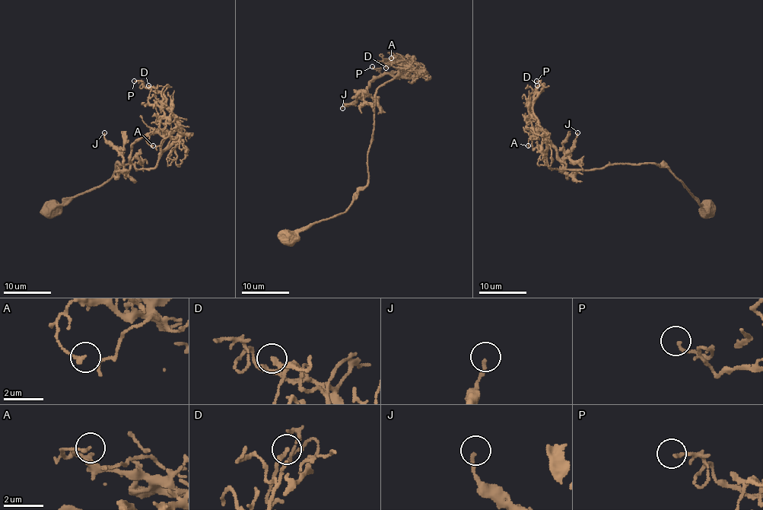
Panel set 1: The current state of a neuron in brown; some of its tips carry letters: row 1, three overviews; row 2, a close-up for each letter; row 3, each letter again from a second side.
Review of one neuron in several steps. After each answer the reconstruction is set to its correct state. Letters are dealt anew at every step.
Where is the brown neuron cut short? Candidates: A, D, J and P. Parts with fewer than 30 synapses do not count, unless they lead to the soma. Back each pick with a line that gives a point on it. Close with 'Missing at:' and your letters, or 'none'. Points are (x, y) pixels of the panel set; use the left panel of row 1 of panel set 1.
Missing at: none

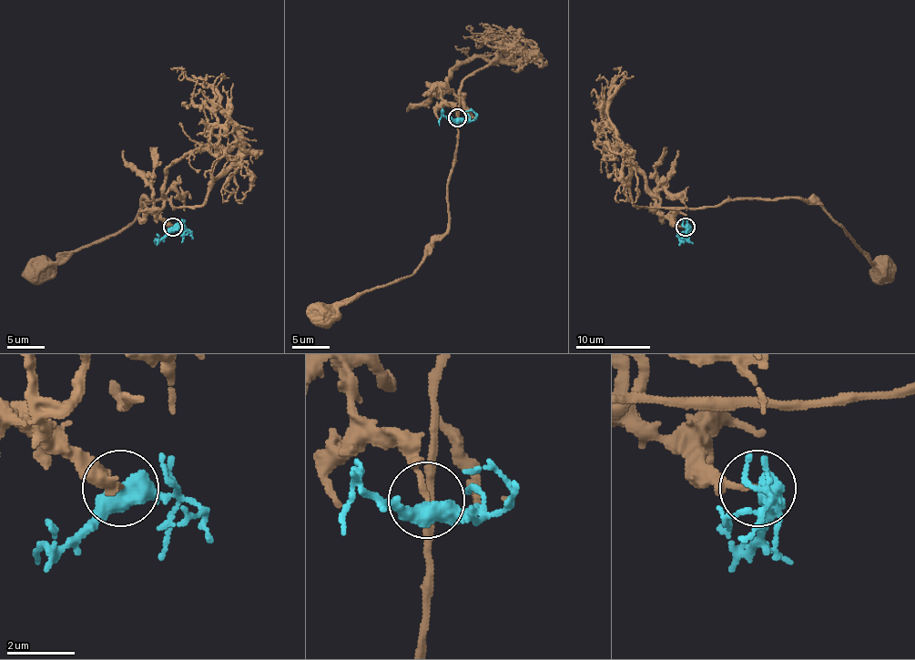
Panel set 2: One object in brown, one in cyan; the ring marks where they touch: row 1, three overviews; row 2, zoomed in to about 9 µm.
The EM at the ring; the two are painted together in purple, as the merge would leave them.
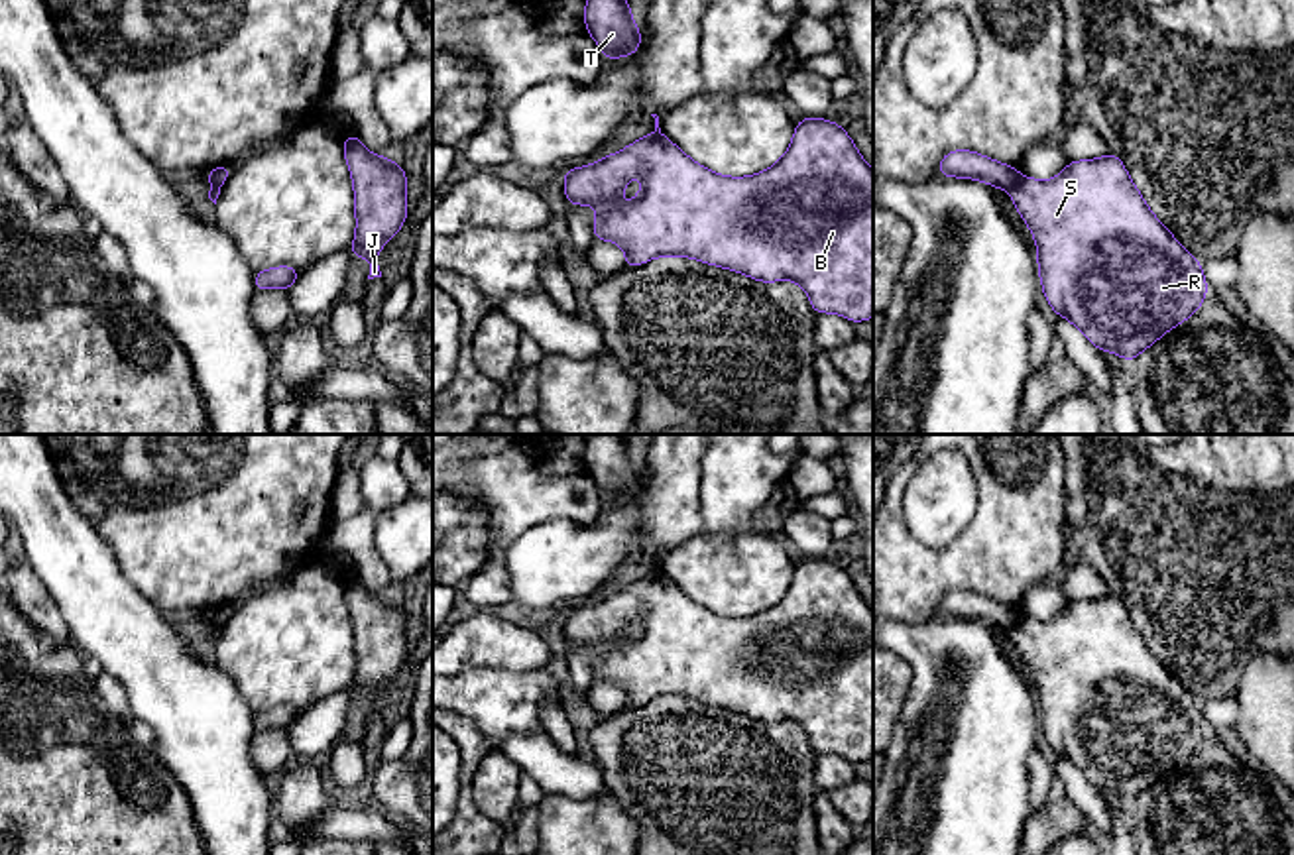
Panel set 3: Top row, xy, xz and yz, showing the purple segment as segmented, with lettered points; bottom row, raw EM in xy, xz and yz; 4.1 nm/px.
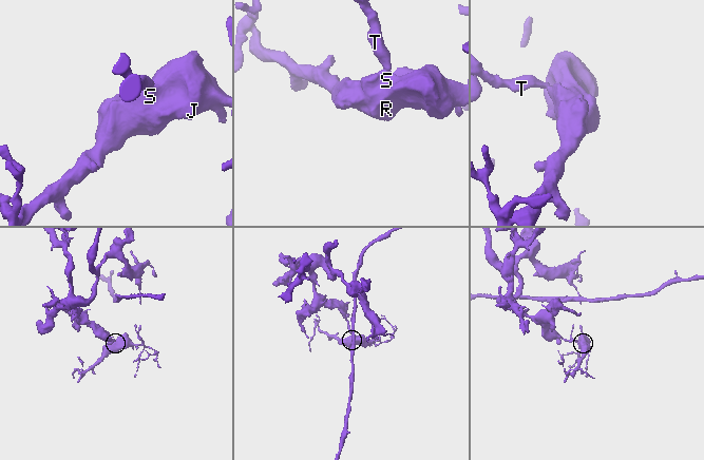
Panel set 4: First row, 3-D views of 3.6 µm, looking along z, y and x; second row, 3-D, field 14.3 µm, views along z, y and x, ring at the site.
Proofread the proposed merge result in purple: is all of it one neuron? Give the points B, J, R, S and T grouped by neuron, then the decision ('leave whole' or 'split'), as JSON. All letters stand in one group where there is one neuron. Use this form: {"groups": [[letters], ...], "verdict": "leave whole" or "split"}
{"groups": [["B", "J", "R", "S"], ["T"]], "verdict": "split"}

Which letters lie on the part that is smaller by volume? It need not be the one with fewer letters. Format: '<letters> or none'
B, J, R, S

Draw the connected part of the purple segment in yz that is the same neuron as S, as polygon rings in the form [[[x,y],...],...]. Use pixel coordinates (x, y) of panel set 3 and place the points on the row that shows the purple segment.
[[[1113,151],[1099,159],[1070,159],[1050,181],[1019,177],[1009,191],[1036,242],[1048,305],[1099,352],[1115,352],[1131,364],[1202,307],[1209,289],[1204,265],[1150,212]]]

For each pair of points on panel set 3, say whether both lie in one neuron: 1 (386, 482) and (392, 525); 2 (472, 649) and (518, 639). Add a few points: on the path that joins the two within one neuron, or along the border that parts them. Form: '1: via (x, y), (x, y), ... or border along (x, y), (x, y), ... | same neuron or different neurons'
1: border along (408, 494), (376, 521), (374, 549), (378, 555) | different neurons
2: via (484, 643), (506, 643) | same neuron

